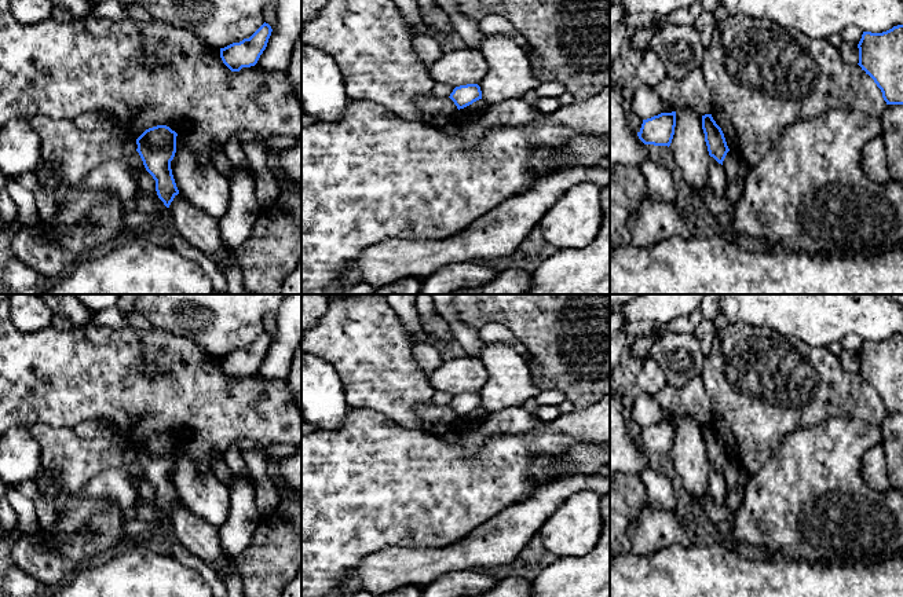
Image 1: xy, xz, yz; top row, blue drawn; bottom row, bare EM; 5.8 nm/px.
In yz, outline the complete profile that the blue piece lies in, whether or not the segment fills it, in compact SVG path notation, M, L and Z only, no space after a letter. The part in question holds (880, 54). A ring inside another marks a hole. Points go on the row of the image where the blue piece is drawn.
M903 25L882 33L863 32L859 66L882 92L886 105L903 105Z

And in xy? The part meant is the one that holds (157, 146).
M157 125L146 129L138 139L136 151L139 153L146 171L156 180L158 198L169 208L173 198L179 194L171 161L176 153L178 133L167 125Z

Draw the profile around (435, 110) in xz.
M417 96L416 105L423 113L423 120L434 127L454 121L458 111L450 98Z

